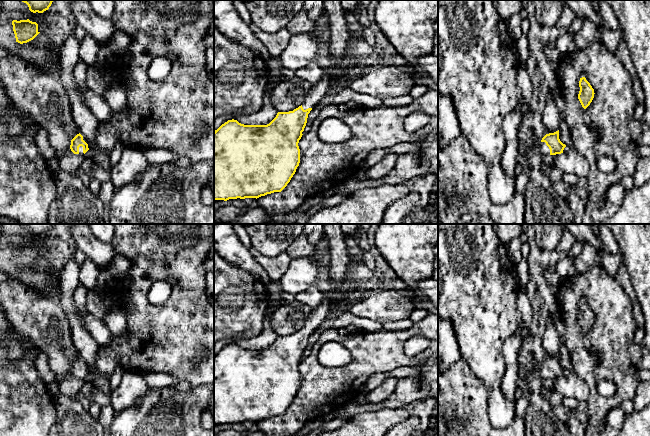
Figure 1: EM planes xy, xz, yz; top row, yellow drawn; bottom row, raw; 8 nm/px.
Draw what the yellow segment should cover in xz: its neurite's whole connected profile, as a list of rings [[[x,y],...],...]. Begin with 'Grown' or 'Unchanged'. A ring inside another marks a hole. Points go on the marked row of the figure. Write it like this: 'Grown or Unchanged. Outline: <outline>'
Grown. Outline: [[[324,71],[322,79],[312,86],[303,104],[293,111],[278,112],[267,125],[244,125],[228,120],[214,131],[214,200],[259,198],[281,192],[300,163],[299,140],[308,114],[326,95],[331,76]]]

